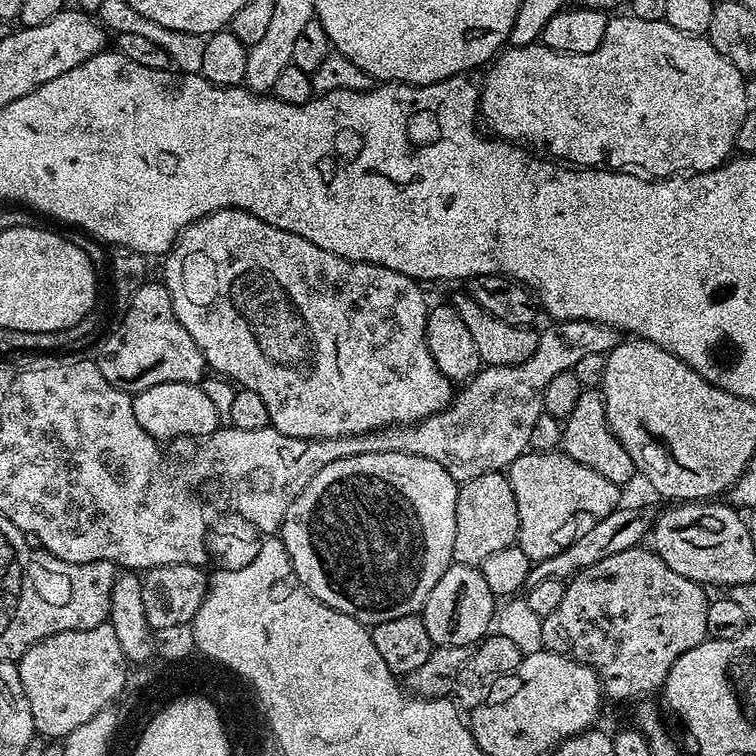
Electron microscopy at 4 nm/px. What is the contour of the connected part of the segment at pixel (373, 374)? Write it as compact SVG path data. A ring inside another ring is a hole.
M223 208L211 212L191 224L186 231L181 232L171 252L163 257L162 263L162 283L172 299L174 314L178 322L186 326L186 334L194 338L198 350L202 350L205 365L211 371L213 368L214 371L229 376L234 382L233 385L249 388L254 390L254 394L259 394L262 402L266 402L269 425L290 438L325 440L339 436L357 436L379 428L416 424L430 414L441 412L454 399L453 381L447 380L442 370L438 370L426 342L426 322L430 304L429 301L424 301L424 292L420 289L423 287L406 274L398 274L398 270L335 256L330 254L330 250L322 250L322 246L314 246L314 242L306 242L306 238L298 238L298 234L278 230L262 222L262 218L254 218L254 214L237 208Z

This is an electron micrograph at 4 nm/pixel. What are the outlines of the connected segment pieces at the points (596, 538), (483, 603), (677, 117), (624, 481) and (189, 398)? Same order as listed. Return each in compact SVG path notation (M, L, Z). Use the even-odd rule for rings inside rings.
M627 506L615 508L613 512L606 514L606 518L602 518L602 522L590 526L590 530L586 530L586 534L582 534L574 542L570 542L570 546L566 546L566 550L554 554L554 558L535 561L528 575L528 584L537 584L546 578L567 581L583 568L589 568L602 562L602 558L610 558L610 554L622 554L622 550L637 547L643 541L640 539L643 536L645 539L651 533L653 523L654 512L648 508L627 508Z
M452 563L443 572L427 596L420 617L433 645L462 645L479 643L491 629L496 616L496 597L490 590L479 567Z
M631 14L625 16L613 15L606 26L606 38L602 38L602 46L590 54L562 54L546 47L542 42L524 42L521 48L509 47L495 57L494 63L487 69L484 80L480 84L480 102L478 112L481 117L488 119L497 137L509 142L524 142L533 140L545 148L549 157L577 168L599 168L607 166L612 170L639 170L652 178L671 178L681 174L694 172L709 172L719 168L733 155L736 147L738 126L742 126L742 118L750 111L748 92L744 89L745 73L737 70L730 61L703 36L687 36L665 20L646 22Z
M584 388L574 410L570 410L568 419L563 421L562 429L562 451L570 458L574 458L574 462L582 462L582 466L590 466L590 470L602 474L602 478L621 486L627 486L632 479L637 479L638 473L630 454L626 454L622 442L618 442L618 438L608 425L603 391Z
M162 382L158 386L150 386L146 390L135 393L132 396L132 405L134 406L134 418L138 418L138 426L146 430L157 442L164 440L176 440L179 436L200 436L207 438L221 427L222 416L216 413L216 404L203 392L200 384L187 384L186 382Z

